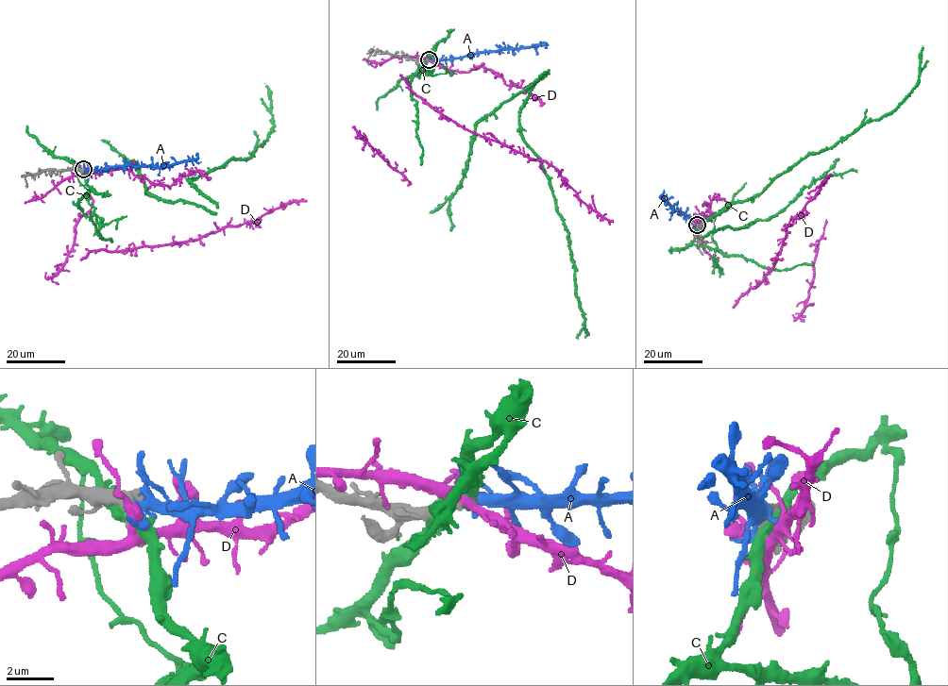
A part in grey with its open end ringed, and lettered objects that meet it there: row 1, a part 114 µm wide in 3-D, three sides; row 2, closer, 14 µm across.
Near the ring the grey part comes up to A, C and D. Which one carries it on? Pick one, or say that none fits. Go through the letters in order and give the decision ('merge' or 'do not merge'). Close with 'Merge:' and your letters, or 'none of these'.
A: merge
C: do not merge
D: do not merge
Merge: A

